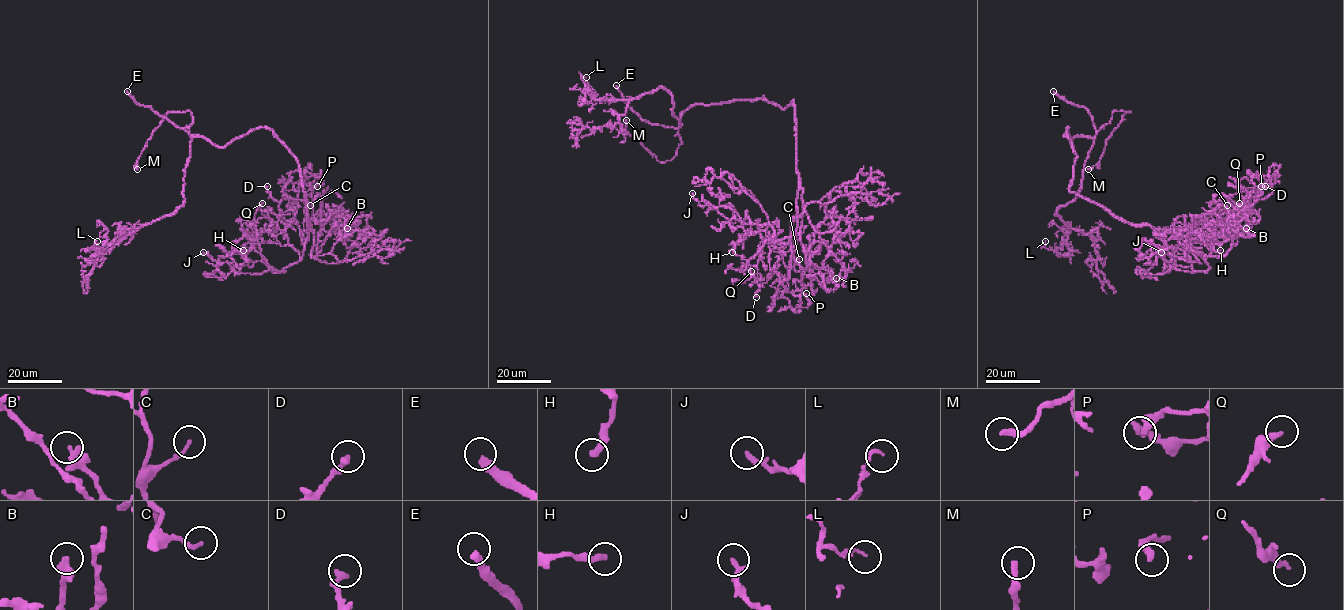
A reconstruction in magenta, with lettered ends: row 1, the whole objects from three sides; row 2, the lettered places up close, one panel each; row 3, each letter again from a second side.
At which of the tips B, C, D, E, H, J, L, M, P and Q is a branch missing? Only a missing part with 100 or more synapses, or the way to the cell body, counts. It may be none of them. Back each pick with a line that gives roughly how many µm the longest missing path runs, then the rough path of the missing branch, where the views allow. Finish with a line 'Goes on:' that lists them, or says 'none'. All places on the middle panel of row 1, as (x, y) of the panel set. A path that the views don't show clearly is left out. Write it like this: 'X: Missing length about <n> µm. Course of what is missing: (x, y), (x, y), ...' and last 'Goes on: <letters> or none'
E: Missing length about 35 µm. Course of what is missing: (616, 85), (607, 69), (587, 49), (575, 41), (552, 39)
Goes on: E

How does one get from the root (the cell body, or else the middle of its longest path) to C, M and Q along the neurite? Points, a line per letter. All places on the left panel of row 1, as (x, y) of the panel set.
C: (290, 150), (305, 192), (307, 240), (303, 222), (310, 205)
M: (290, 150), (265, 128), (217, 147), (190, 137), (190, 111), (169, 111), (147, 141), (137, 169)
Q: (290, 150), (305, 192), (309, 228), (301, 258), (290, 245), (266, 242), (255, 234), (253, 220), (262, 203)

